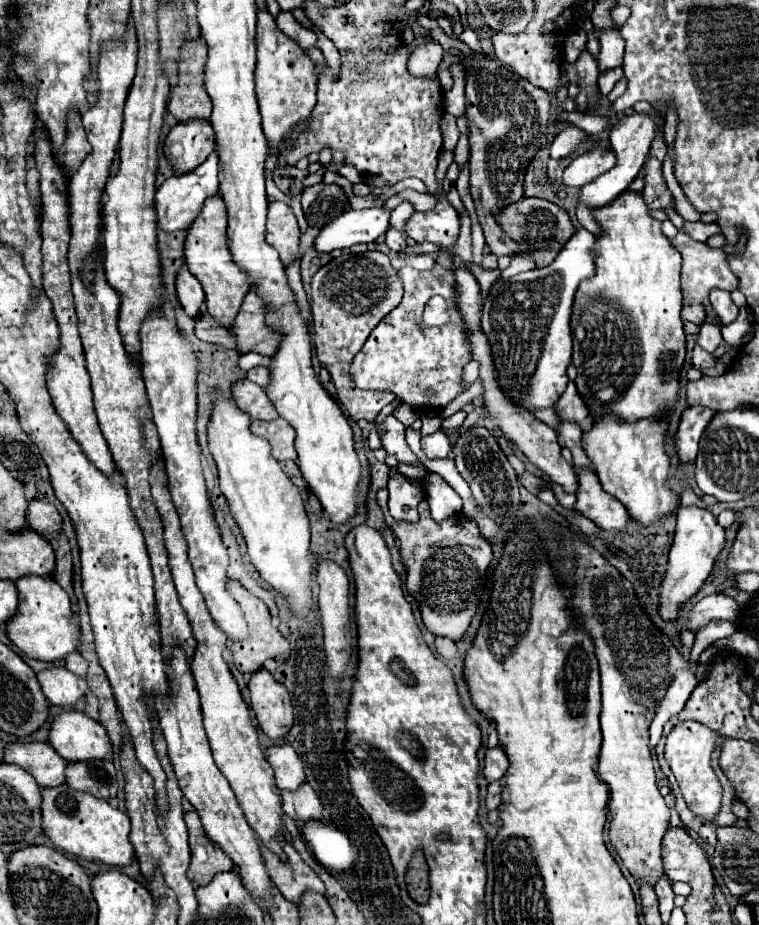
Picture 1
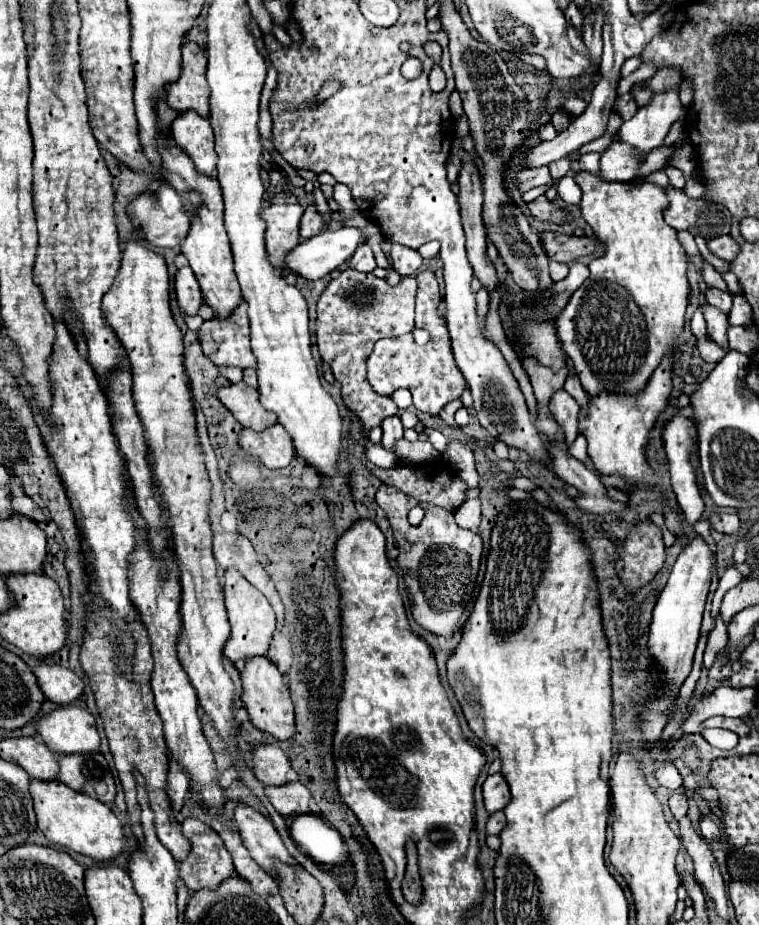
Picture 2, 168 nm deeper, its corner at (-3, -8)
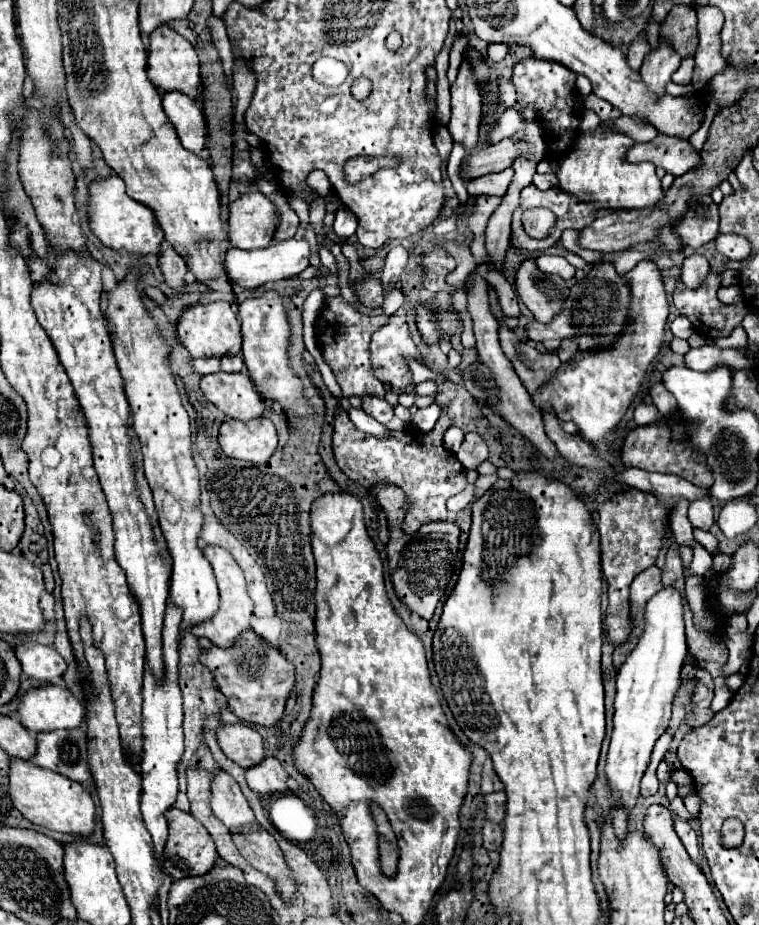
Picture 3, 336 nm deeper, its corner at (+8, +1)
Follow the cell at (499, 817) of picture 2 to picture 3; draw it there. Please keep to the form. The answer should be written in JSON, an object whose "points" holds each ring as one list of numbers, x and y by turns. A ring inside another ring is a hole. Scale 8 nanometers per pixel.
{"points":[[485,822,483,826,483,846,487,850,499,850,501,846,501,832,503,832,503,826,501,824,495,824,495,822]]}

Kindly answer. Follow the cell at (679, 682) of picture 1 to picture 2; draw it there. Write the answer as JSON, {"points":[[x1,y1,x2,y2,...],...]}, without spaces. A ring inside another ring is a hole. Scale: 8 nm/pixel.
{"points":[[667,761,663,762,654,775,660,785,669,789,676,790,683,784,682,776,678,772,677,768]]}

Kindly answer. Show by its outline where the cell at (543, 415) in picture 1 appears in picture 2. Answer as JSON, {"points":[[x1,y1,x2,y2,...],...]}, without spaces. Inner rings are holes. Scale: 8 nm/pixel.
{"points":[[498,285,498,287,490,294,489,310,485,318,485,335,486,338,501,351,514,377,518,381,531,416,536,419,538,416,538,404,534,397,533,388,528,375,518,359,518,355,512,349,505,335,498,311,499,301,500,289]]}

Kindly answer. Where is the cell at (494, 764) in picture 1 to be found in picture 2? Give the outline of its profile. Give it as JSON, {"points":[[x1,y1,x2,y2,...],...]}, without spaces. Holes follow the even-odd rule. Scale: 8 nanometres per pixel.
{"points":[[500,773,490,775,484,781,484,805,488,813,502,811,508,805,508,799,510,799,510,789,508,789,506,779]]}

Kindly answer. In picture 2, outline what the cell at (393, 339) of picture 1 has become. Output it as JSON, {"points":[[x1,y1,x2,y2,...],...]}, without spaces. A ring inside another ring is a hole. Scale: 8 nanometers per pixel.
{"points":[[422,271,416,275,416,281,418,281,416,327,430,331,430,341,428,341,428,345,420,347,420,345,416,345,412,333,402,335,402,337,380,339,374,345,374,351,368,359,368,381,374,387,374,391,380,395,392,395,396,389,404,387,412,393,416,409,426,411,430,415,438,415,446,403,450,403,462,395,462,391,466,387,466,379,454,363,446,321,438,317,440,289,438,289,438,281,436,281,434,273]]}

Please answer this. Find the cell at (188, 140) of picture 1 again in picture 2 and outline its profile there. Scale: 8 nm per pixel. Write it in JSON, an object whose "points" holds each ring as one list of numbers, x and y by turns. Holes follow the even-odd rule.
{"points":[[180,113,170,129,172,137,190,155,196,169,210,175,216,169,218,161,210,121,200,117,198,113]]}

